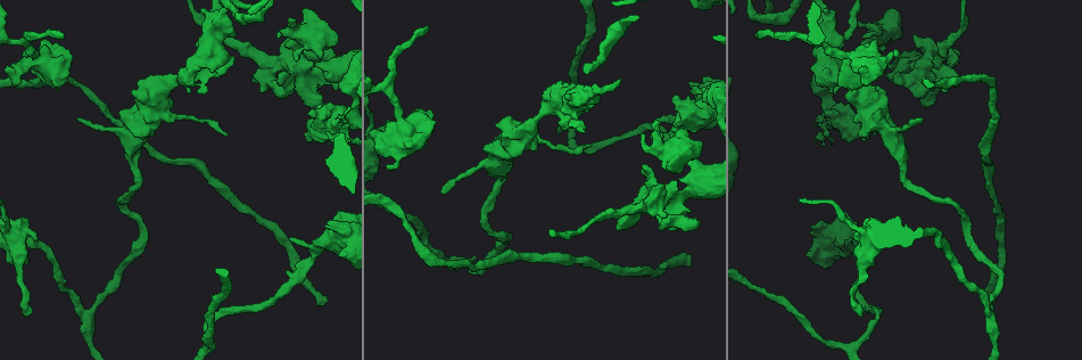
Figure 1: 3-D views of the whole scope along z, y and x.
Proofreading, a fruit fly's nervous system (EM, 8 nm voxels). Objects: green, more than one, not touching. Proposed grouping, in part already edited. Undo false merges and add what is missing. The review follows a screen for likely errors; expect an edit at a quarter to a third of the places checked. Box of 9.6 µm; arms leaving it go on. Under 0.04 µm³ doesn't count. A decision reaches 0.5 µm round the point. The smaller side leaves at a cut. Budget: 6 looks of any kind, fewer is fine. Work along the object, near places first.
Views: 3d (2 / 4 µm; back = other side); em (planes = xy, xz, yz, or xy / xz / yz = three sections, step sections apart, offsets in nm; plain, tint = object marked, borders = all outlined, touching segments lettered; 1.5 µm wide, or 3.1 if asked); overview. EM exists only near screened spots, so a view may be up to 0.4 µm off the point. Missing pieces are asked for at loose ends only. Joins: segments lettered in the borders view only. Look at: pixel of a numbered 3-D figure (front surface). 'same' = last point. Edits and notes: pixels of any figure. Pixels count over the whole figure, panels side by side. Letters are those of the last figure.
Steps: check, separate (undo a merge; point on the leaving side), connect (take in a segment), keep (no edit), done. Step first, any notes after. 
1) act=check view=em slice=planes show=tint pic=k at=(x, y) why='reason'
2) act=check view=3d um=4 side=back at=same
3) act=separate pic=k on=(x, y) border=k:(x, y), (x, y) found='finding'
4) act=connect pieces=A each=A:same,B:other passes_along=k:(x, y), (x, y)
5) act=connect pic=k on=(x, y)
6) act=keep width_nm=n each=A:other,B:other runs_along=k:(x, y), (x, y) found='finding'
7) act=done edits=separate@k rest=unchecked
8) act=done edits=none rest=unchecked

act=check view=3d um=2 pic=1 at=(63, 36) why='tapers out'

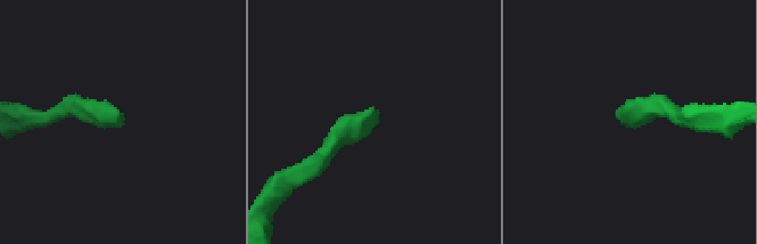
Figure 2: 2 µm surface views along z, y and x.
act=check view=em slice=yz step=8 show=tint pic=2 at=(372, 107) why='shape alone is not enough'

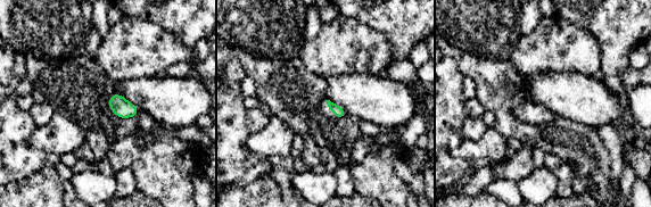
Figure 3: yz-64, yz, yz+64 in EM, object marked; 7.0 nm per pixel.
act=check view=em slice=planes show=borders at=same

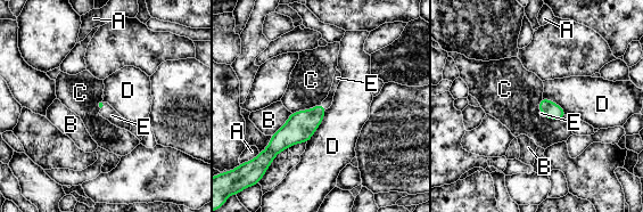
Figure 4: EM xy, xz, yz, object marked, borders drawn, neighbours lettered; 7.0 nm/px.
act=connect pieces=E each=A:other,B:other,C:other,D:other,E:same passes_along=4:(100, 104), (104, 108), (109, 113) found='it goes on there'

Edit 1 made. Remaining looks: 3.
act=check view=em slice=planes show=borders pic=1 at=(341, 122) why='an open end'

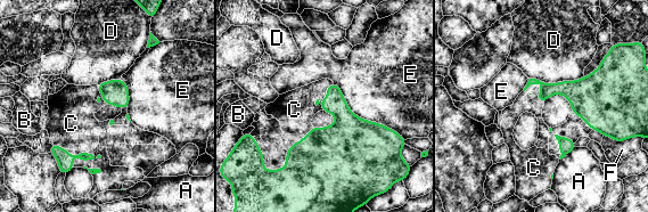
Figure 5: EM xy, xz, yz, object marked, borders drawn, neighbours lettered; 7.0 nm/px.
act=connect pieces=C each=A:other,B:other,C:same,D:other,E:other,F:other found='it goes on there'

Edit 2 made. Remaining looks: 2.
act=done edits=connect@4,connect@5 rest=unchecked

